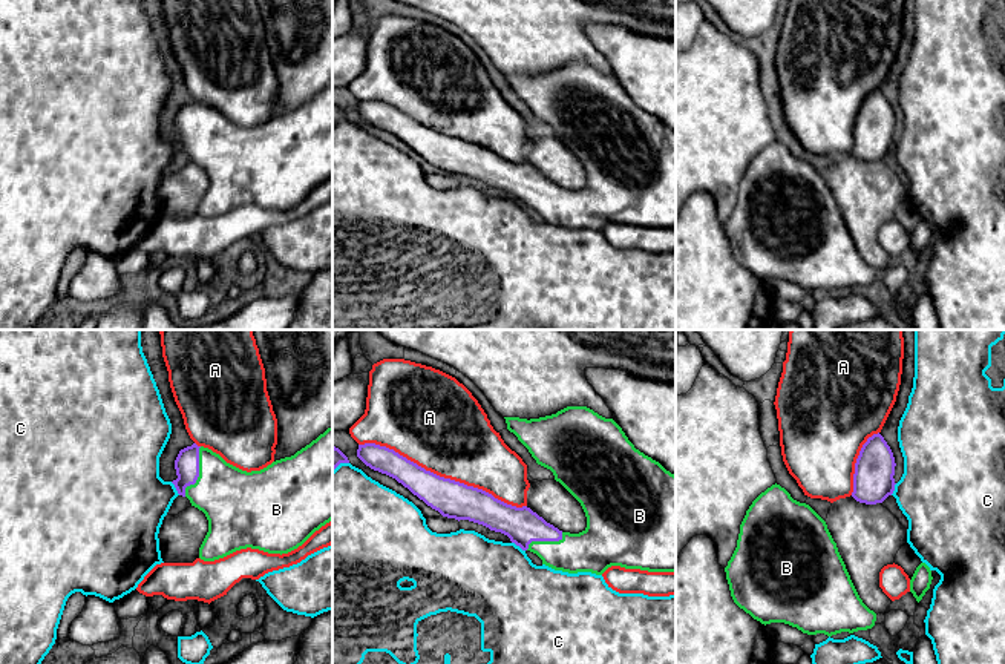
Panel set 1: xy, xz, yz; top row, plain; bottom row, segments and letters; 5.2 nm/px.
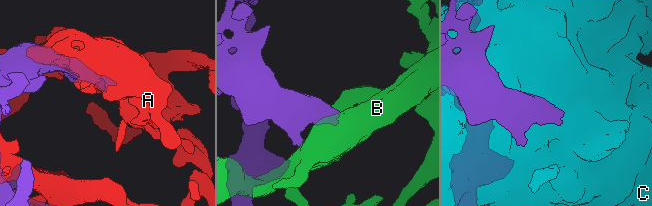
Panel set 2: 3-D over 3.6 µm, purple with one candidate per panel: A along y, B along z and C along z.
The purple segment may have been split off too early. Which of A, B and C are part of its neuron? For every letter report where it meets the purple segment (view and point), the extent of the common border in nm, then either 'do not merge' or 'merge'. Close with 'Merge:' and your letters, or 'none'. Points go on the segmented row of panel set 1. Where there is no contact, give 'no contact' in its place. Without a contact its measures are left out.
A: xz (443, 477) | 950 nm | do not merge
B: xy (198, 473) | 280 nm | merge
C: xy (175, 486) | 90 nm | do not merge
Merge: B

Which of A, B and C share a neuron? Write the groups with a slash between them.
A / B / C

